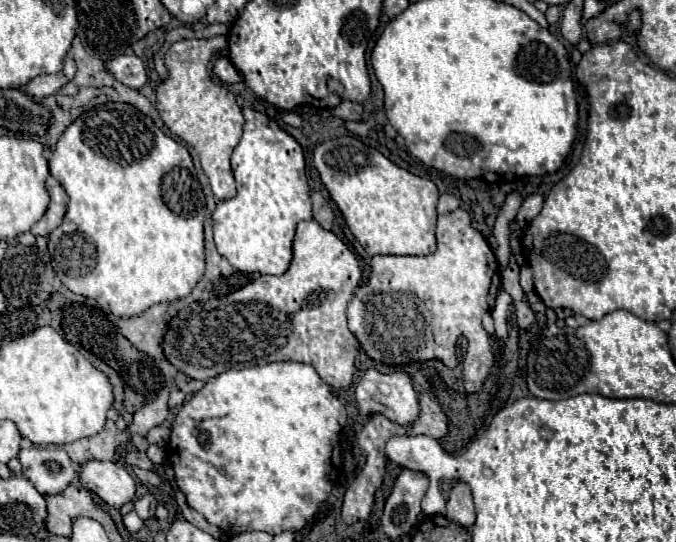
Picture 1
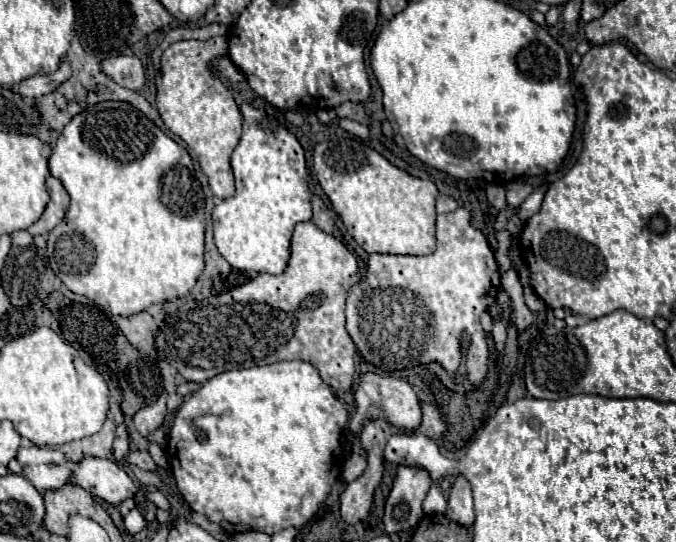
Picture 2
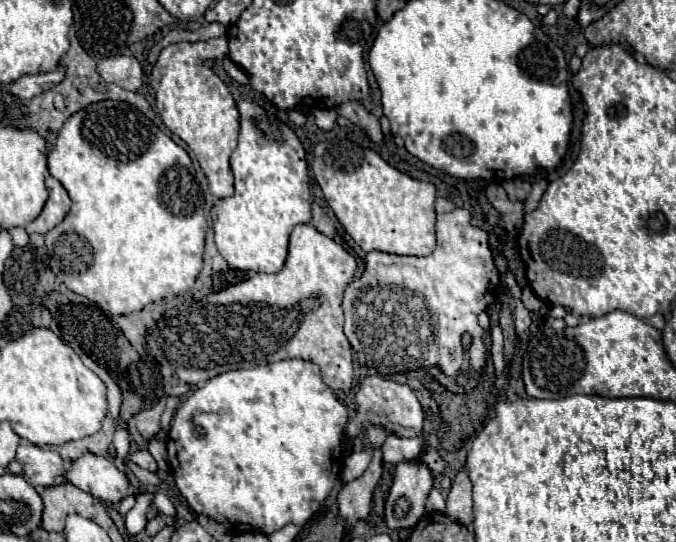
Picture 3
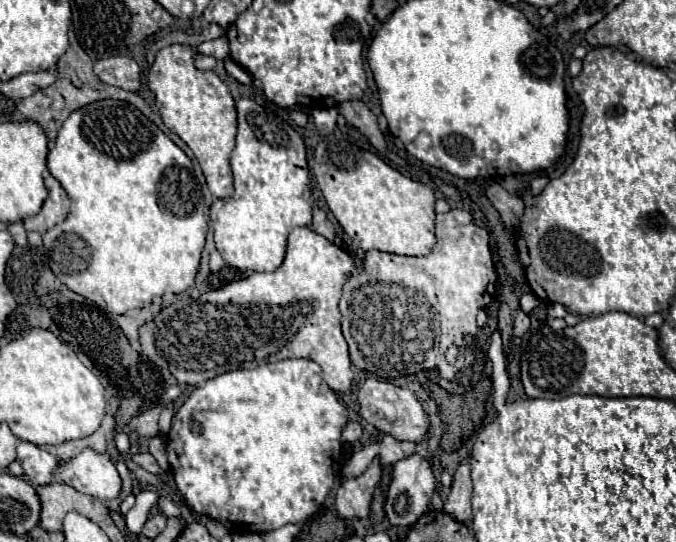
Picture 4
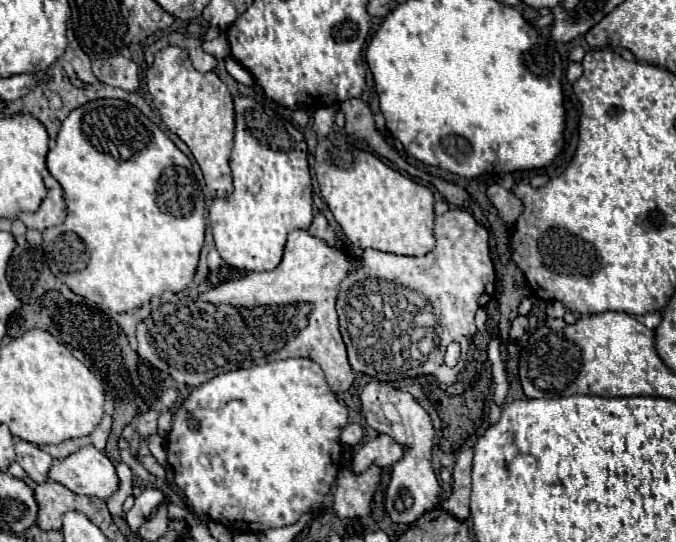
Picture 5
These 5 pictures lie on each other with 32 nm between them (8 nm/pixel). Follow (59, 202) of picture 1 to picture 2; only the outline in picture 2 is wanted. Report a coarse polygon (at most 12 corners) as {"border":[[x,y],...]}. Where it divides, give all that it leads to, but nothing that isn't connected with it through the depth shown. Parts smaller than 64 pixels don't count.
{"border":[[54,176],[46,178],[50,202],[28,228],[46,236],[68,212],[70,196]]}

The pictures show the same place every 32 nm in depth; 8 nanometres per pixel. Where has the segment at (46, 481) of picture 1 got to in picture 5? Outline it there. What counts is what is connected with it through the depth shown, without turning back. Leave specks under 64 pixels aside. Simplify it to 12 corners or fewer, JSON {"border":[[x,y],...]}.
{"border":[[16,440],[16,462],[32,482],[46,482],[54,458]]}

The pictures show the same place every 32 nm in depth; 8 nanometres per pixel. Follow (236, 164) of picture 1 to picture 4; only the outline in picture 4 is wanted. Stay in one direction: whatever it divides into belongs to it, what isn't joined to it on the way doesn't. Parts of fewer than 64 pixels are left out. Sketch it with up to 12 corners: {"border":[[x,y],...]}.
{"border":[[236,102],[234,194],[214,242],[240,272],[274,272],[312,222],[302,136]]}

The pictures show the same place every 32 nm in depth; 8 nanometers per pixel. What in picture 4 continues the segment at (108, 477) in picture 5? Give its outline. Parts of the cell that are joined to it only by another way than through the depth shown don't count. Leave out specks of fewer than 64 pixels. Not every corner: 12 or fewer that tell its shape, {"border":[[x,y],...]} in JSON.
{"border":[[84,448],[52,476],[82,494],[116,498],[122,488],[106,454]]}

